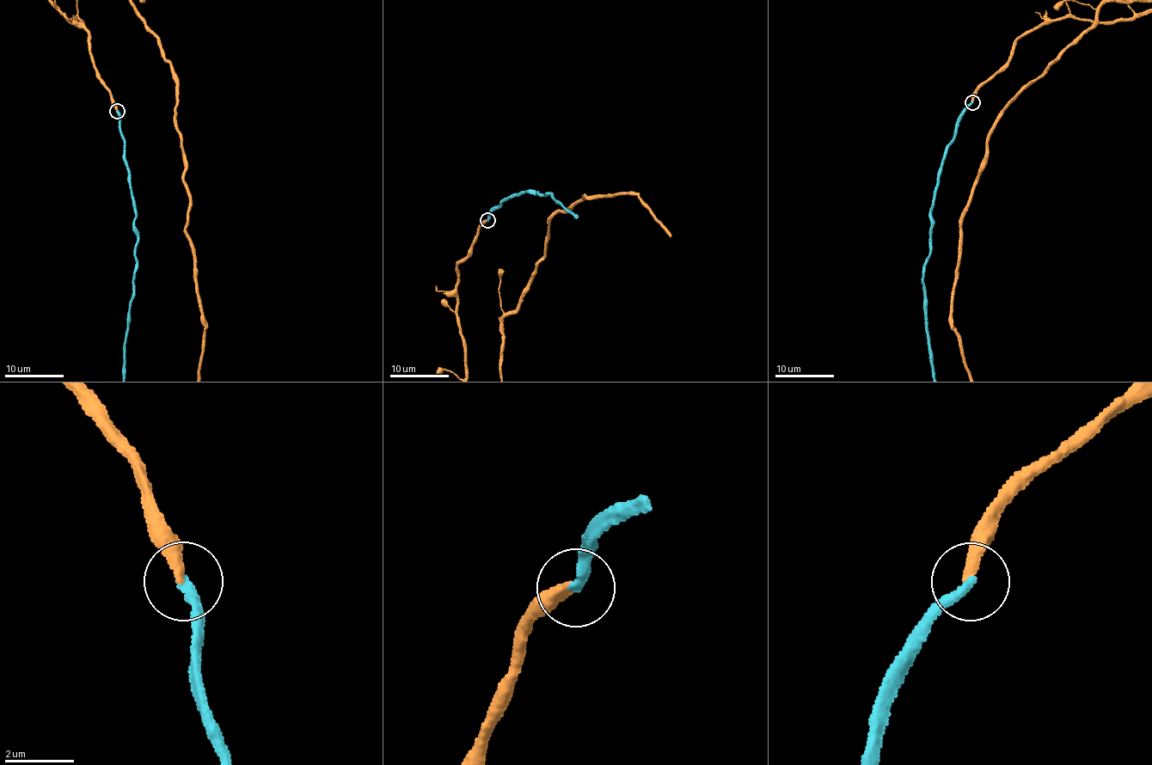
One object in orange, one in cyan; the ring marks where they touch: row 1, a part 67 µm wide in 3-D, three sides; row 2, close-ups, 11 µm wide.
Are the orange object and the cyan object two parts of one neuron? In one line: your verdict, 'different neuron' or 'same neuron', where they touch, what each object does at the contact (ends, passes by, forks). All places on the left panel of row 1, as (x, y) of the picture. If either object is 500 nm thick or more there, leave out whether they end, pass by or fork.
same neuron | (117, 111) | orange ends | cyan ends

